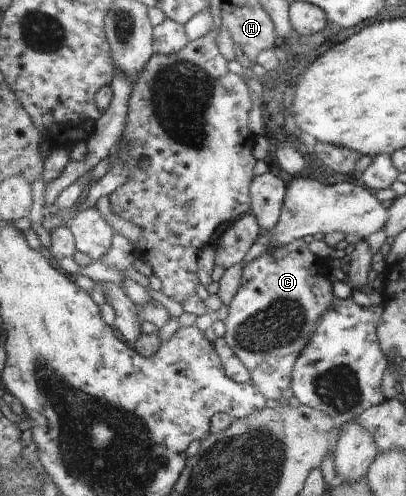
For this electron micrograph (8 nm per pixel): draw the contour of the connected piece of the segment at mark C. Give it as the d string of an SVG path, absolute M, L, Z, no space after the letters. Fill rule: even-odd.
M303 240L282 247L270 246L260 257L243 264L242 285L228 306L228 315L224 320L225 339L252 374L253 385L263 392L269 402L276 405L284 397L286 389L292 387L296 361L316 331L316 325L335 302L333 281L329 277L331 268L329 260L314 255Z

